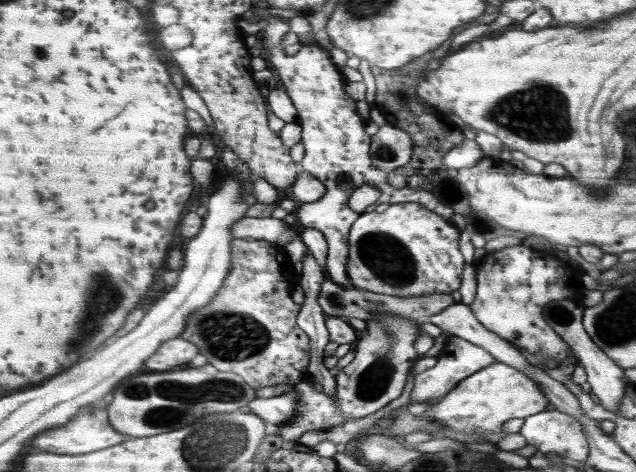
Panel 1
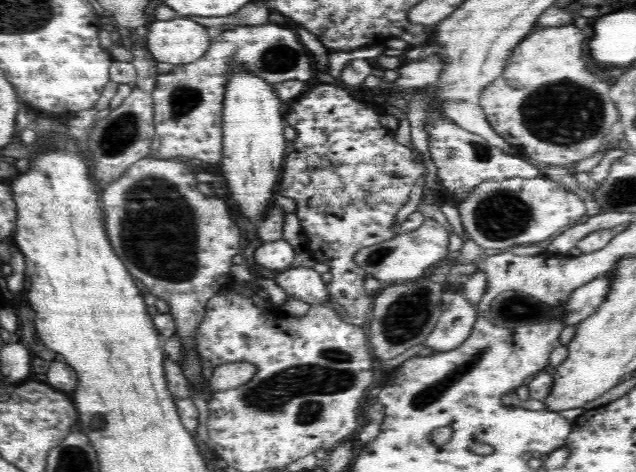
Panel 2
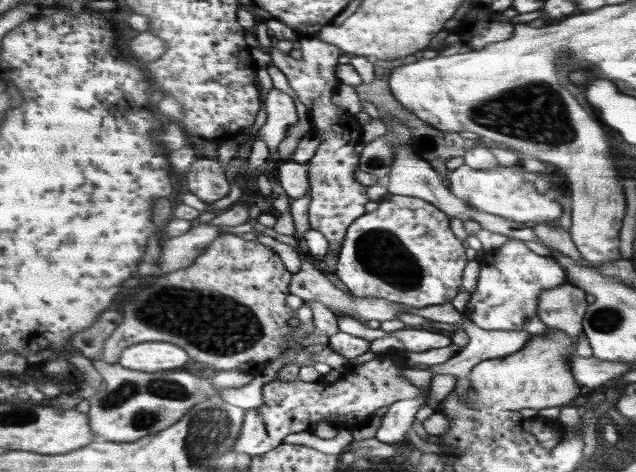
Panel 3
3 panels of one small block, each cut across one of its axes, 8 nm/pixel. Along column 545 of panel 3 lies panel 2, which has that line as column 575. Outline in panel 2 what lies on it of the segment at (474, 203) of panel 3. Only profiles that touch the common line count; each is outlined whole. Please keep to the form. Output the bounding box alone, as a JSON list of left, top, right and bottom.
[457,175,586,250]

